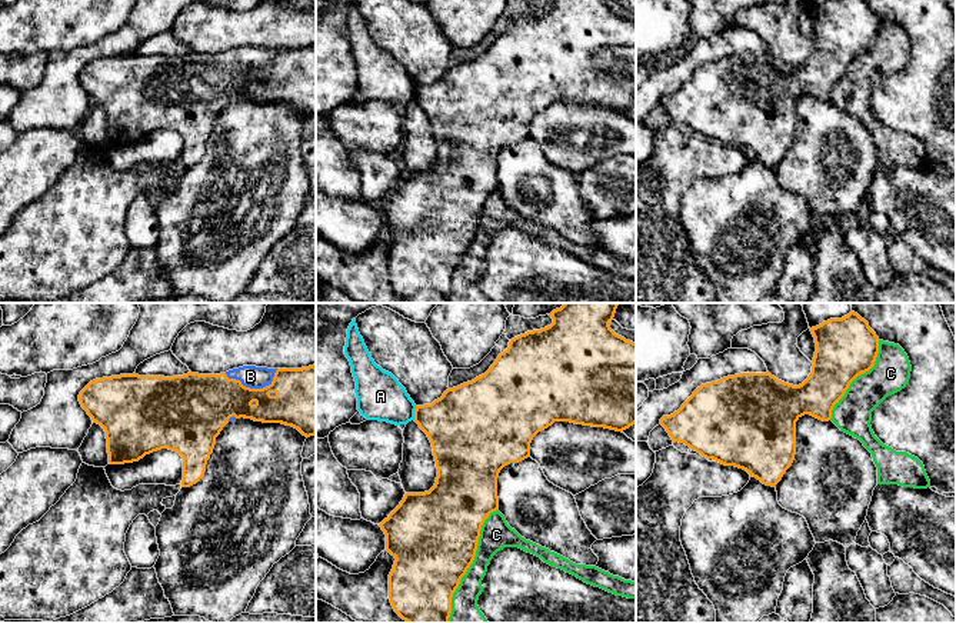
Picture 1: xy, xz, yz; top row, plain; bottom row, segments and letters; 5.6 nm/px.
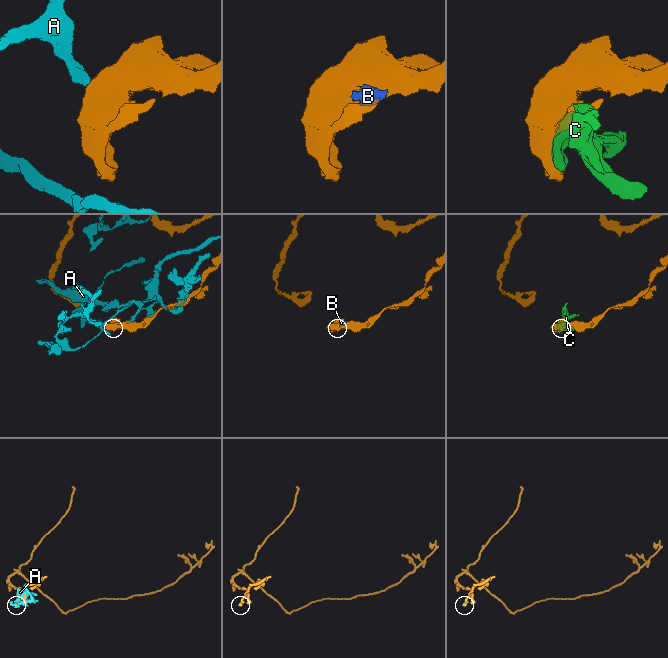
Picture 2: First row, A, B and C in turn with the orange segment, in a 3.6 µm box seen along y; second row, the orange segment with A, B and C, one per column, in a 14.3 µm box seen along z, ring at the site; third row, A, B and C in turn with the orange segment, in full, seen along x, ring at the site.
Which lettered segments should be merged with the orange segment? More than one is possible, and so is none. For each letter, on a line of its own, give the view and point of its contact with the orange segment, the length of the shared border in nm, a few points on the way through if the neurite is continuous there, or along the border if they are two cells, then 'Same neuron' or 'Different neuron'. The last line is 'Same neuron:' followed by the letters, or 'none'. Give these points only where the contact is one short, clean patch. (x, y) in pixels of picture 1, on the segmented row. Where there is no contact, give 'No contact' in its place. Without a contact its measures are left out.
A: Touches orange at xz (415, 413). Shared border 80 nm. Different neuron
B: Touches orange at xy (253, 389). Shared border 300 nm. Same neuron
C: Touches orange at xz (470, 563). Shared border 700 nm. Different neuron
Same neuron: B

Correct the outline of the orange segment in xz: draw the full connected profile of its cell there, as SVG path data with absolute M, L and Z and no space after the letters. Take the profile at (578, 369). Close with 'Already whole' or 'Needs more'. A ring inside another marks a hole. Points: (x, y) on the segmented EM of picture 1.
M564 303L549 316L553 323L544 329L527 332L510 340L509 347L499 354L490 369L472 382L447 389L443 396L432 404L416 406L414 422L427 434L437 467L434 486L424 493L406 493L400 504L379 526L386 534L386 550L396 559L389 574L389 599L394 612L407 623L450 623L452 597L462 577L474 560L480 530L490 513L499 509L497 477L500 470L530 457L533 437L552 426L554 422L570 422L574 424L604 427L623 432L636 423L636 343L616 334L609 323L613 320L619 303Z. Already whole

